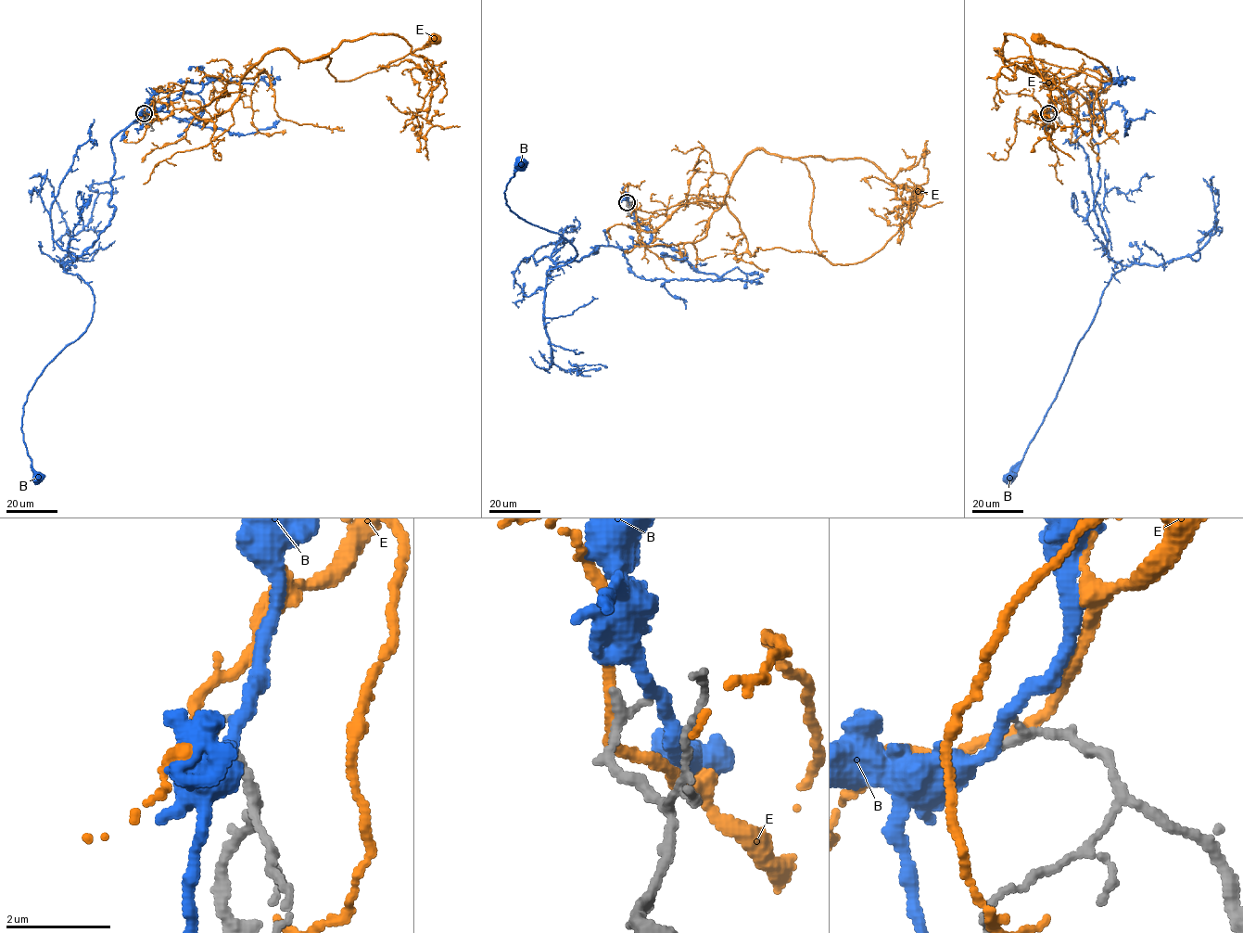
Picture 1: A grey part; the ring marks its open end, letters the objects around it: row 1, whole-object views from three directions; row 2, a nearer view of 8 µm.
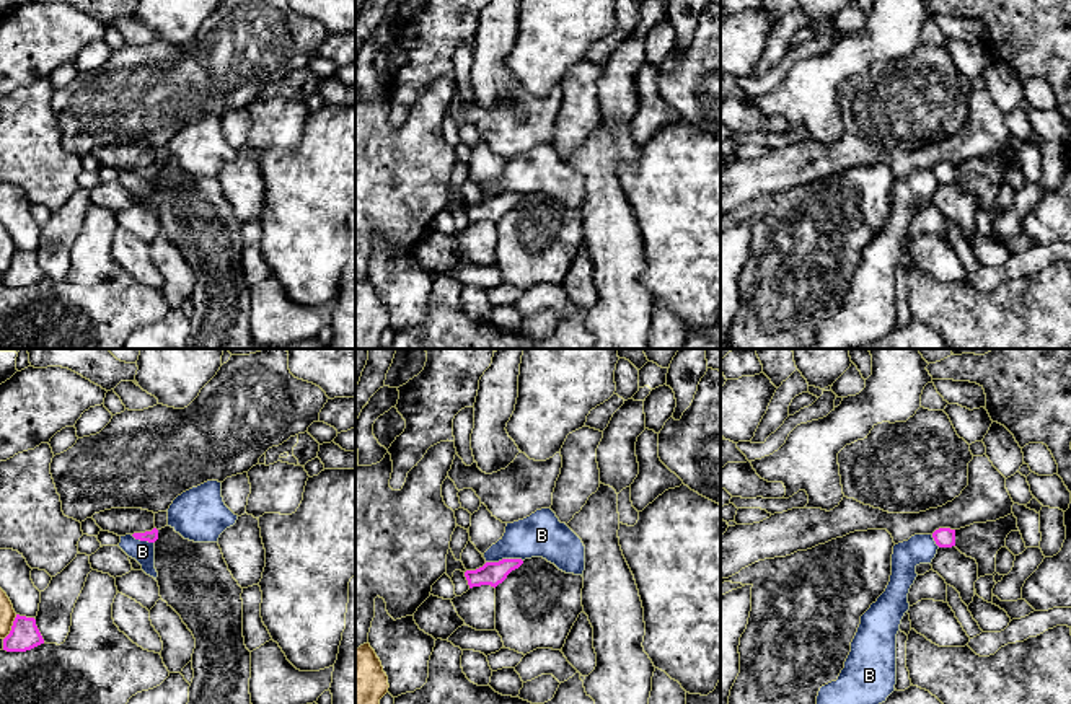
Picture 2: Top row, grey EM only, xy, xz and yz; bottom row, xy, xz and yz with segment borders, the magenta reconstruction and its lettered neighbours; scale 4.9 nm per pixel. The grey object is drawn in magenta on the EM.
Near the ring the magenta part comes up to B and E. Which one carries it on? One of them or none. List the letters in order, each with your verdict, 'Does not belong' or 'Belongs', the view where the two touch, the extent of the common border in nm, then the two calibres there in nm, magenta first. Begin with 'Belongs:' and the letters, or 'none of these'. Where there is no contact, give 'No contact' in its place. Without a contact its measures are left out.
Belongs: none of these
B: Does not belong. Touches magenta in xz. Shared border 180 nm. Thickness 120 nm (magenta) against 220 nm
E: Does not belong. Touches magenta in xy. Shared border 140 nm. Thickness 140 nm (magenta) against 80 nm

